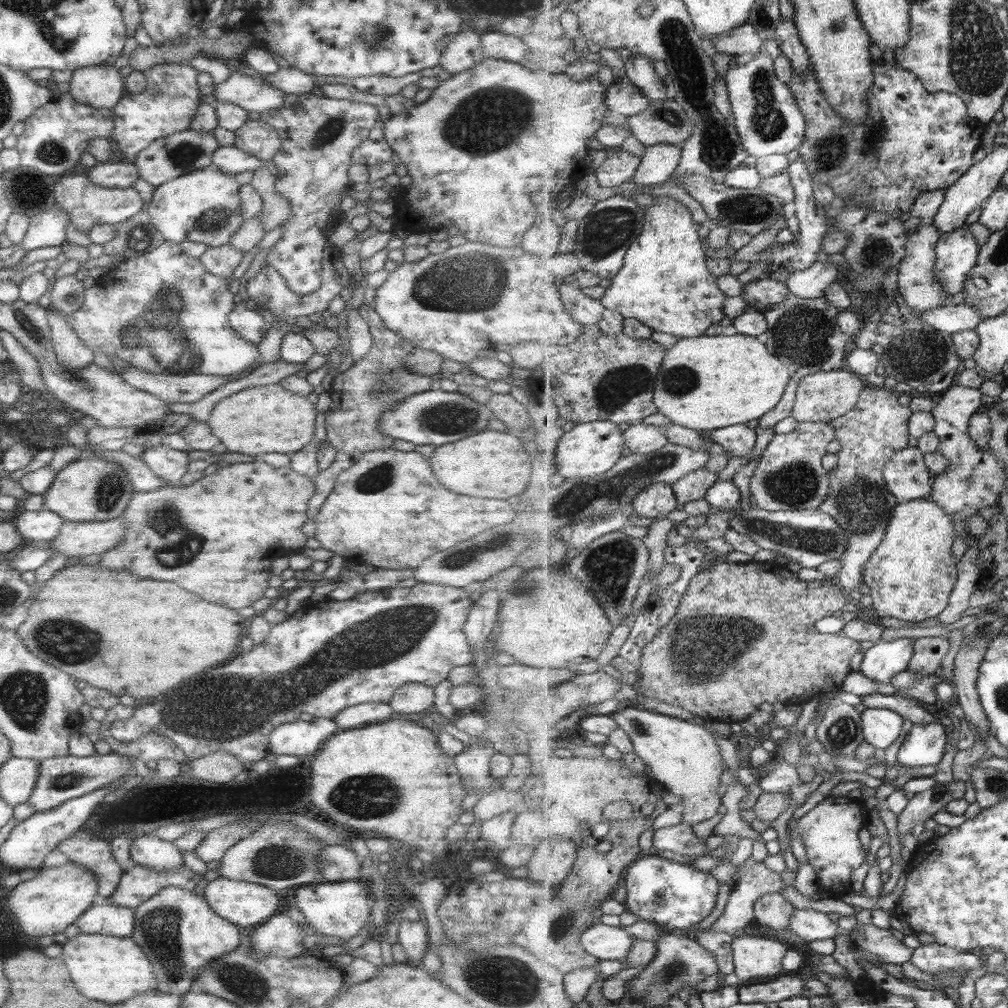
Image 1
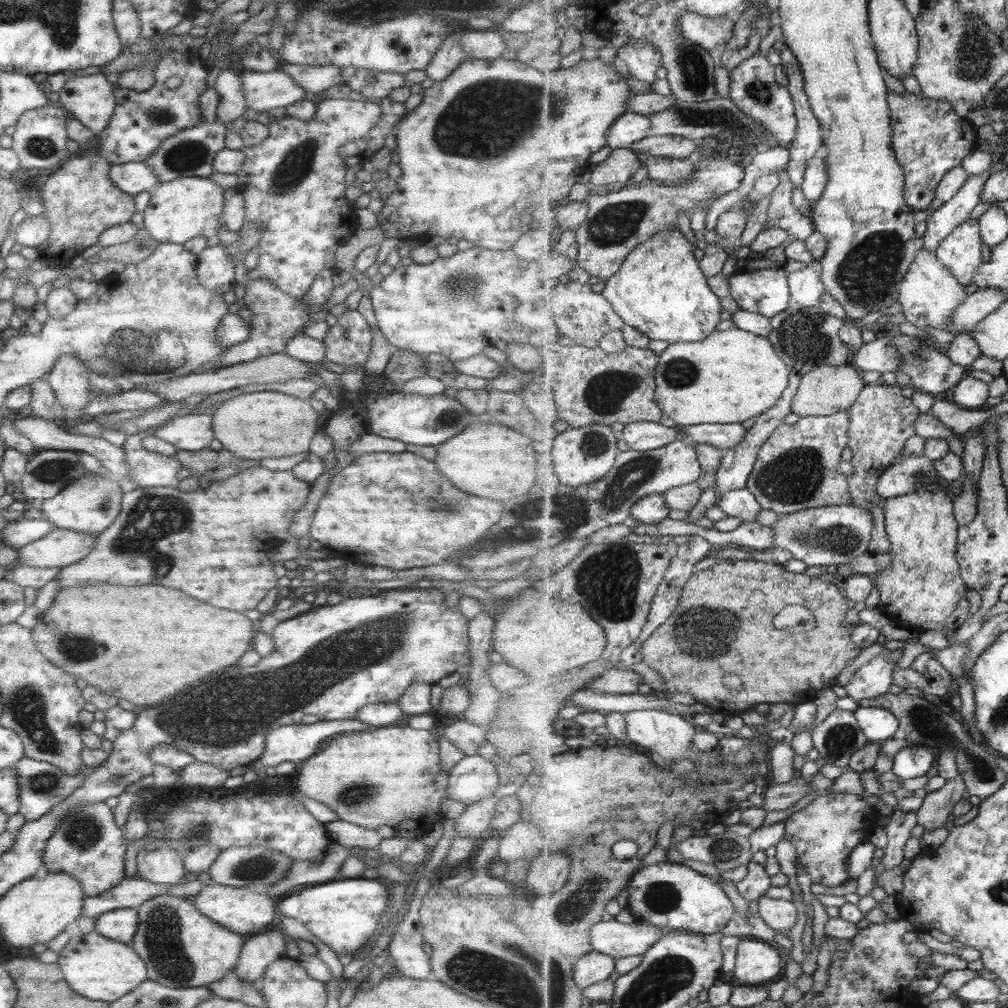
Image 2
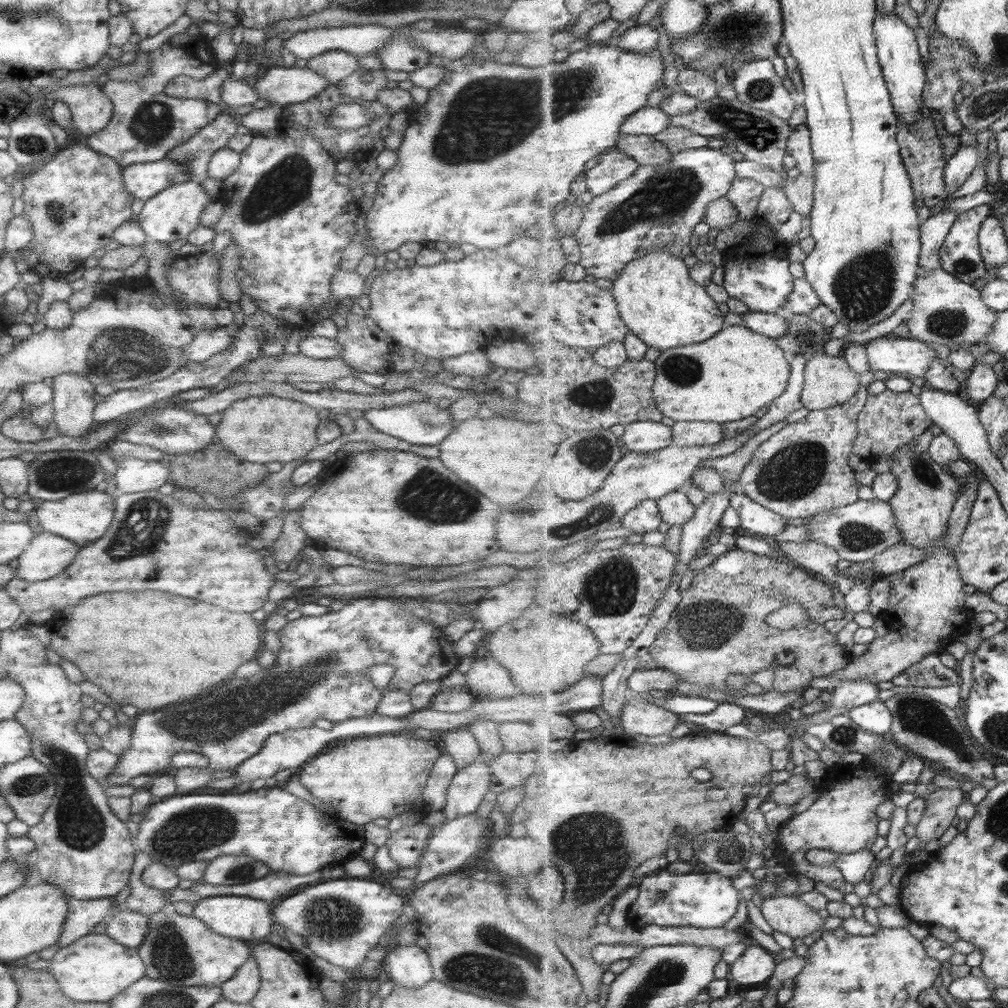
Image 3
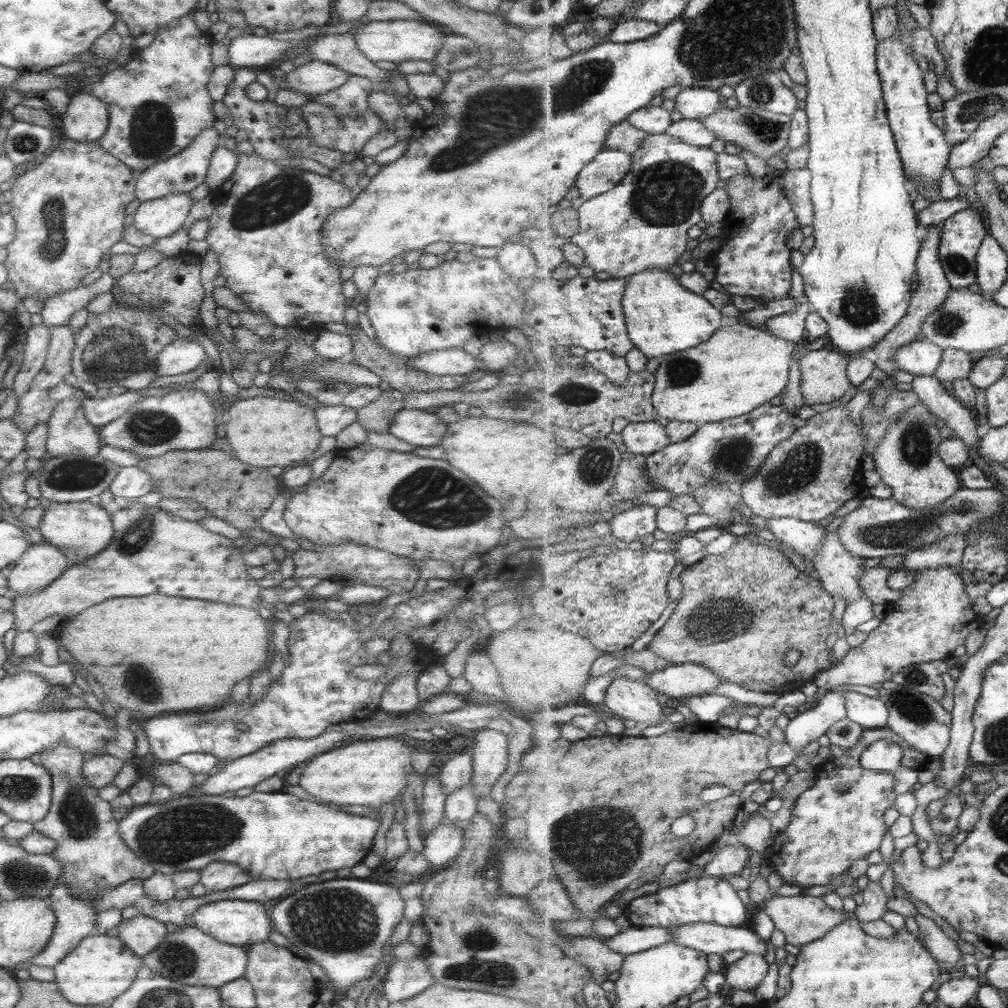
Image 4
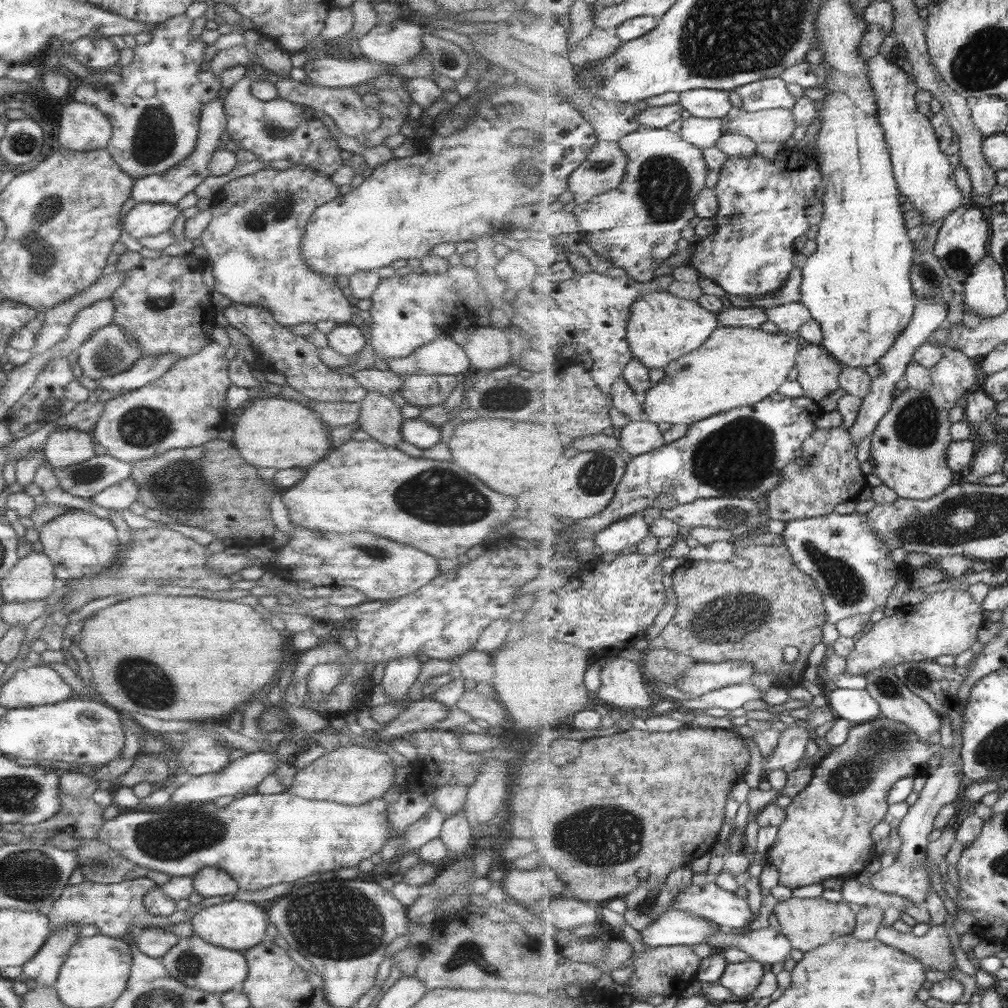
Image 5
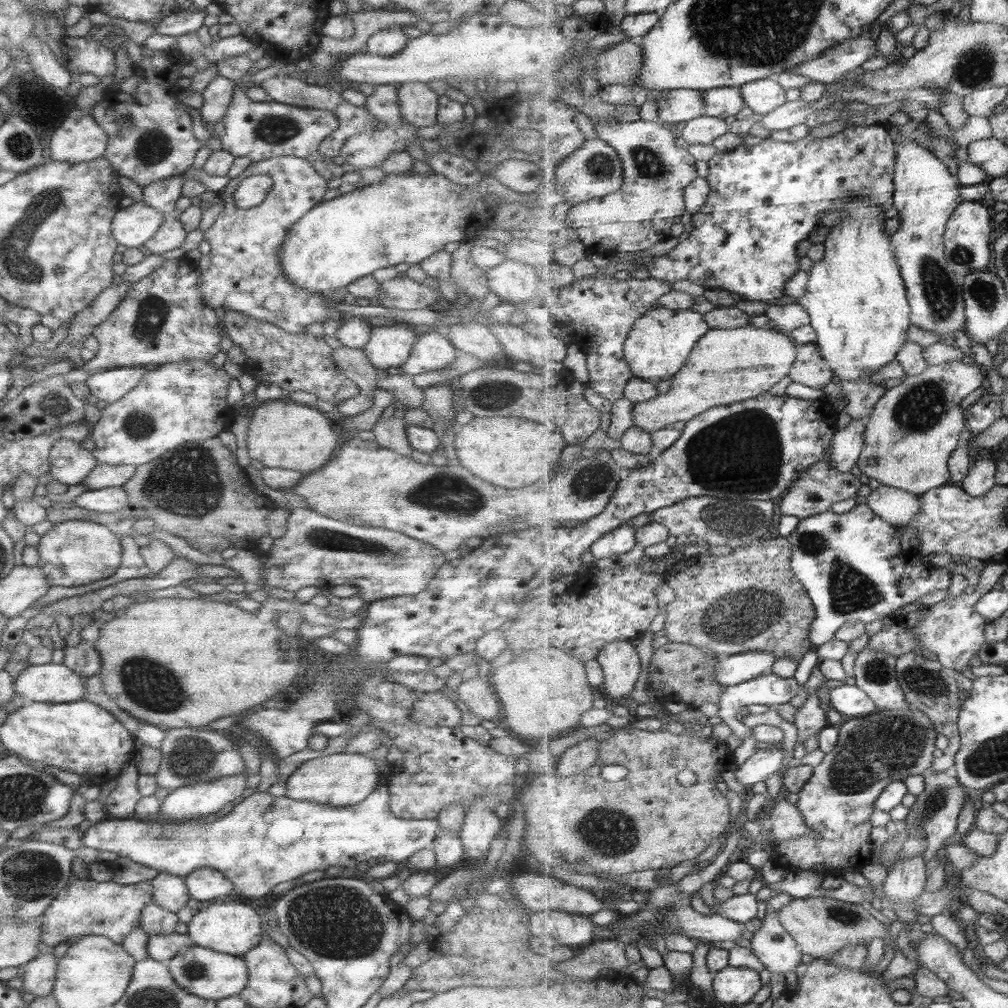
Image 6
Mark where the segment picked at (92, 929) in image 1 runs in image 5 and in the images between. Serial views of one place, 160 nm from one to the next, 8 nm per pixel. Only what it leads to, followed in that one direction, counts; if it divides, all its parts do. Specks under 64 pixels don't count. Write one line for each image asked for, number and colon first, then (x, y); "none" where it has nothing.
2: (119, 925)
3: (128, 928)
4: (141, 935)
5: (154, 942)

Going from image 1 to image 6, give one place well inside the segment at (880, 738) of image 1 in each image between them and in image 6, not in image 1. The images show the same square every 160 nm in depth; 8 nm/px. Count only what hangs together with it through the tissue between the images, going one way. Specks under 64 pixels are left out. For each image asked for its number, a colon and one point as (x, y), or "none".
2: (877, 724)
3: (875, 717)
4: (871, 713)
5: (856, 705)
6: (849, 700)

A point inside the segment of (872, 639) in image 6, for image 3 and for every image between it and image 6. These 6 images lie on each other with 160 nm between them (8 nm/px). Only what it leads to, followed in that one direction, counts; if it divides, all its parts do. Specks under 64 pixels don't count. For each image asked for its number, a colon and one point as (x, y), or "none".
3: (928, 609)
4: (931, 620)
5: (946, 622)

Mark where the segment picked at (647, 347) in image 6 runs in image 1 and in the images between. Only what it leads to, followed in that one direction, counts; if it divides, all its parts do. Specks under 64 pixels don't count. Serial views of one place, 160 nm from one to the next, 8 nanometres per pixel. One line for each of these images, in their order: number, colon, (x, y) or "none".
1: (665, 282)
2: (661, 289)
3: (661, 304)
4: (663, 317)
5: (663, 328)

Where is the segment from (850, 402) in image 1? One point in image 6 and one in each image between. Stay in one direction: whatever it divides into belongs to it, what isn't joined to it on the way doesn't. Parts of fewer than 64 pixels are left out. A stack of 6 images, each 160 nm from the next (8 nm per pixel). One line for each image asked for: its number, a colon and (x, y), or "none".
2: (825, 390)
3: (830, 381)
4: (825, 378)
5: (818, 371)
6: (810, 369)

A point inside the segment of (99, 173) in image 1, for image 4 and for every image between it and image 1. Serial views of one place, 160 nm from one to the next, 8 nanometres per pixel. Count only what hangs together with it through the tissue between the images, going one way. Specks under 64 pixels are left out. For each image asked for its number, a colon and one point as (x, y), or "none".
2: (131, 178)
3: (142, 181)
4: (182, 172)

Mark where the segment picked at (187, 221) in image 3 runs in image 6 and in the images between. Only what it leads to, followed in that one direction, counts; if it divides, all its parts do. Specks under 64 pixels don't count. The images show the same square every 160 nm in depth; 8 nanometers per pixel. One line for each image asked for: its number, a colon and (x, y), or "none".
4: (159, 217)
5: (143, 220)
6: (131, 227)

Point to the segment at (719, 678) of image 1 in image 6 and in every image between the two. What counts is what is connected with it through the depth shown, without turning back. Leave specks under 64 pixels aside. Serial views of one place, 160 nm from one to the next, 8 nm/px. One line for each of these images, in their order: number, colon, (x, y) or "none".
2: (724, 623)
3: (718, 629)
4: (740, 612)
5: (770, 604)
6: (754, 587)

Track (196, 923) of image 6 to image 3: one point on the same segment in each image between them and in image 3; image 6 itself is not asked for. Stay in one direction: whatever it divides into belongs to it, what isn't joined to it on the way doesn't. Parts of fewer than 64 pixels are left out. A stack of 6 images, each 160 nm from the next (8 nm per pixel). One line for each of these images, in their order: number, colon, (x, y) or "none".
3: (241, 918)
4: (235, 922)
5: (236, 925)

